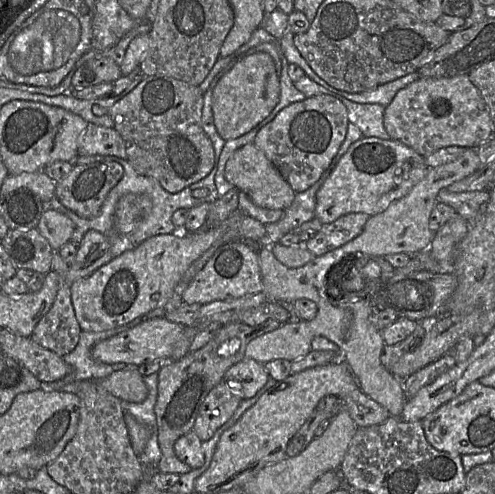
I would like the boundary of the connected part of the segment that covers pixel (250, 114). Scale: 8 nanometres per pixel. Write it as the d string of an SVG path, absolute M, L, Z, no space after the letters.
M266 52L245 55L234 65L227 66L216 75L211 87L215 87L212 98L214 124L225 141L250 132L268 117L280 100L280 82L275 62Z

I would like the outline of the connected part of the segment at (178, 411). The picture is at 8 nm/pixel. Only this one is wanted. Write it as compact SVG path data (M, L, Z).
M274 319L249 326L242 322L230 322L219 326L210 341L195 352L187 353L175 361L163 361L158 372L158 395L154 411L158 426L158 443L161 459L157 471L162 473L185 474L192 470L175 454L174 444L182 435L193 429L199 409L212 388L224 380L227 370L245 359L246 346L253 339L278 329L282 324Z

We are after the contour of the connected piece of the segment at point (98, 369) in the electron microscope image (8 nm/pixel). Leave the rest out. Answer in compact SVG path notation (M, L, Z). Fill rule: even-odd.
M145 314L135 318L129 323L106 331L81 331L79 342L75 349L62 357L64 362L71 368L69 376L59 381L44 383L44 385L48 386L48 390L59 390L70 382L82 380L100 381L113 372L126 369L127 365L125 363L105 364L95 360L92 357L92 348L98 342L116 336L143 322L145 322Z

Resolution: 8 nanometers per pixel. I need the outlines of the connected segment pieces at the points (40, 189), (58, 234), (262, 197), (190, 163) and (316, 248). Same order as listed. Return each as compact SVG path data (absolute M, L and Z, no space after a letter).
M44 170L23 172L18 175L8 174L1 187L1 195L7 195L17 189L26 188L33 192L43 203L55 197L56 183Z
M54 209L43 211L36 228L48 240L54 251L58 251L62 245L69 242L75 231L73 221Z
M254 143L246 144L231 155L225 166L225 179L234 188L246 193L256 206L266 209L284 211L296 196L296 192L282 177L279 170Z
M165 76L144 77L141 83L109 109L114 128L121 135L127 160L141 175L157 180L170 193L177 193L209 175L214 165L213 144L202 128L204 94L199 86Z
M348 213L324 224L314 238L302 243L315 256L338 249L358 237L369 219L366 213Z

